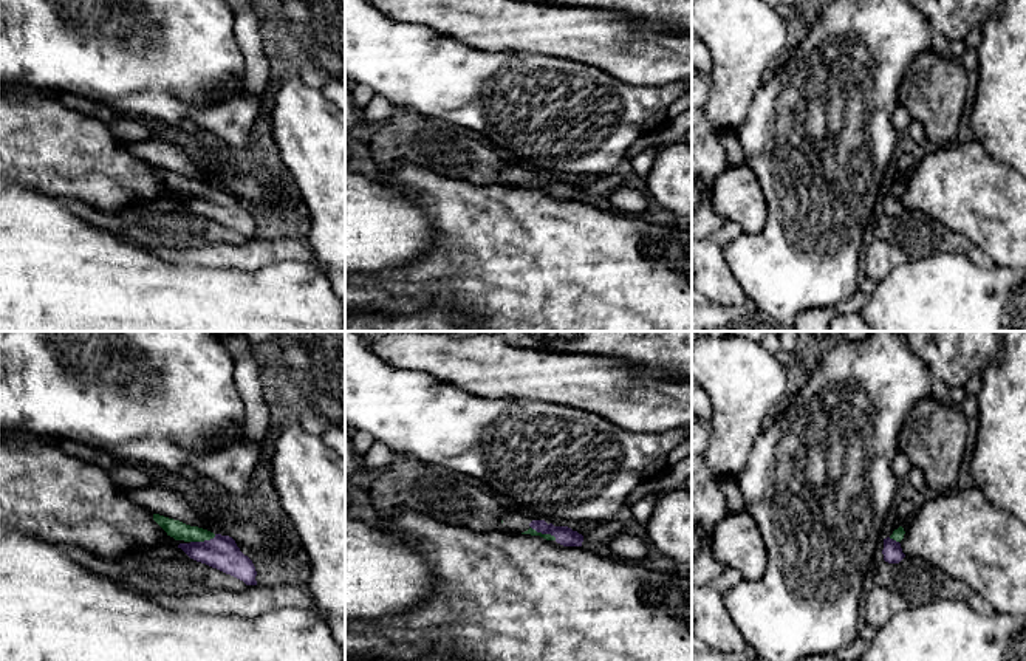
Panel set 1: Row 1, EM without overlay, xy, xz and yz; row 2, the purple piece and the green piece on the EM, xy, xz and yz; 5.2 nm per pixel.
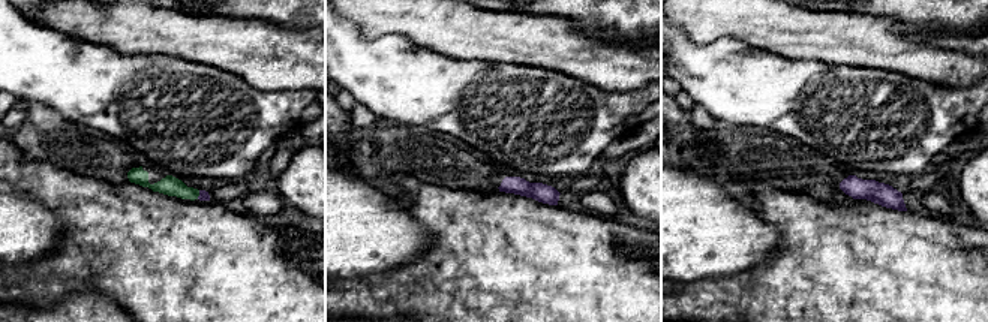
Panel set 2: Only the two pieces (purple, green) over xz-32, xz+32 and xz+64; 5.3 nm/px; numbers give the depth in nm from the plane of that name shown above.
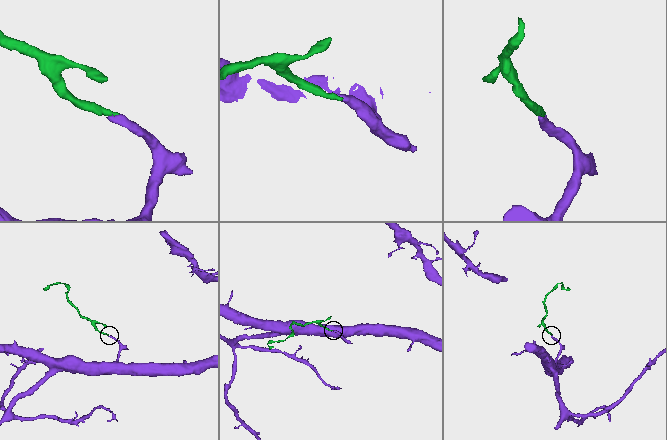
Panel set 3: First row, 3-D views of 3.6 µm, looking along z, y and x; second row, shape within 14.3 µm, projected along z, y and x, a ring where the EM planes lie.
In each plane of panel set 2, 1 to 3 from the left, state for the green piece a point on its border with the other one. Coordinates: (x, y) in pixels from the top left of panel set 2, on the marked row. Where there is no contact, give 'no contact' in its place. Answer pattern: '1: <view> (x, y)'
1: xz-32 (200, 195)
2: no contact
3: no contact

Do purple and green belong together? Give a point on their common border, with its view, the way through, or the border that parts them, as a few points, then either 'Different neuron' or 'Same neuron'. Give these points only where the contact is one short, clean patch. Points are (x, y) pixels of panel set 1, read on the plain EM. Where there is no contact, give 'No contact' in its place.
Touches purple at xy (205, 194). Path across: xy (222, 205), (214, 203), (205, 194), (180, 184). Same neuron

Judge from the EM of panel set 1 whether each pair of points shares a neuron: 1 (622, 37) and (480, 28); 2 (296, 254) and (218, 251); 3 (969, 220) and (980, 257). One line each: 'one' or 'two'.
1: one
2: one
3: two

